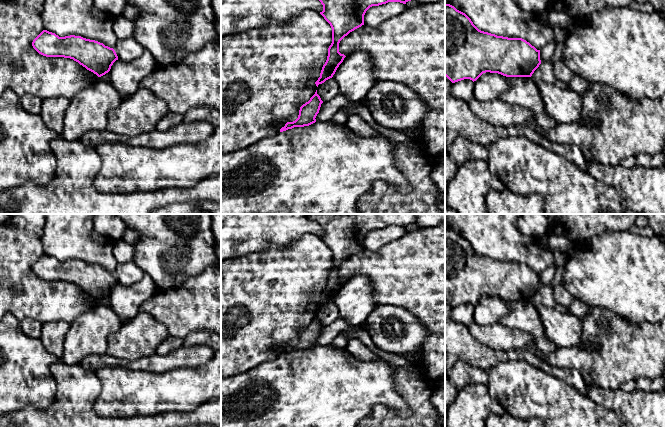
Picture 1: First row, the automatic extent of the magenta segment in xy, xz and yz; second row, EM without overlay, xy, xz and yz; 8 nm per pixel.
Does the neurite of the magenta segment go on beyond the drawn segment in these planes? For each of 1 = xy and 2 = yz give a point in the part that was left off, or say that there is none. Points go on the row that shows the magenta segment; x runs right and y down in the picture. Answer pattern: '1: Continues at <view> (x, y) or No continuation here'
1: No continuation here
2: No continuation here

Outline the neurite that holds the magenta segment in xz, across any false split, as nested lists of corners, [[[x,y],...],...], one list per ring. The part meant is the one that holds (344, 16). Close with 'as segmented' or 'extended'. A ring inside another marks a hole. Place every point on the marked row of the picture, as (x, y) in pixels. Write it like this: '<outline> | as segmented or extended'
[[[319,0],[323,5],[320,14],[332,28],[332,43],[328,48],[328,56],[322,67],[320,77],[315,82],[319,84],[333,77],[339,65],[346,57],[339,52],[340,41],[350,32],[364,25],[364,15],[372,6],[388,2],[406,4],[411,0]]] | as segmented

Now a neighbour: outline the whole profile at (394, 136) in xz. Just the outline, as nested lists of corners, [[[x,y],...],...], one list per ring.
[[[363,103],[354,108],[342,109],[348,115],[348,117],[351,115],[360,116],[365,122],[378,131],[383,137],[387,138],[391,143],[399,143],[406,146],[410,145],[410,138],[407,135],[401,133],[400,130],[385,128],[378,124],[373,118],[371,112],[363,105]]]

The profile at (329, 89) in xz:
[[[332,77],[317,87],[317,94],[323,102],[332,100],[339,94],[339,87],[335,79]]]

